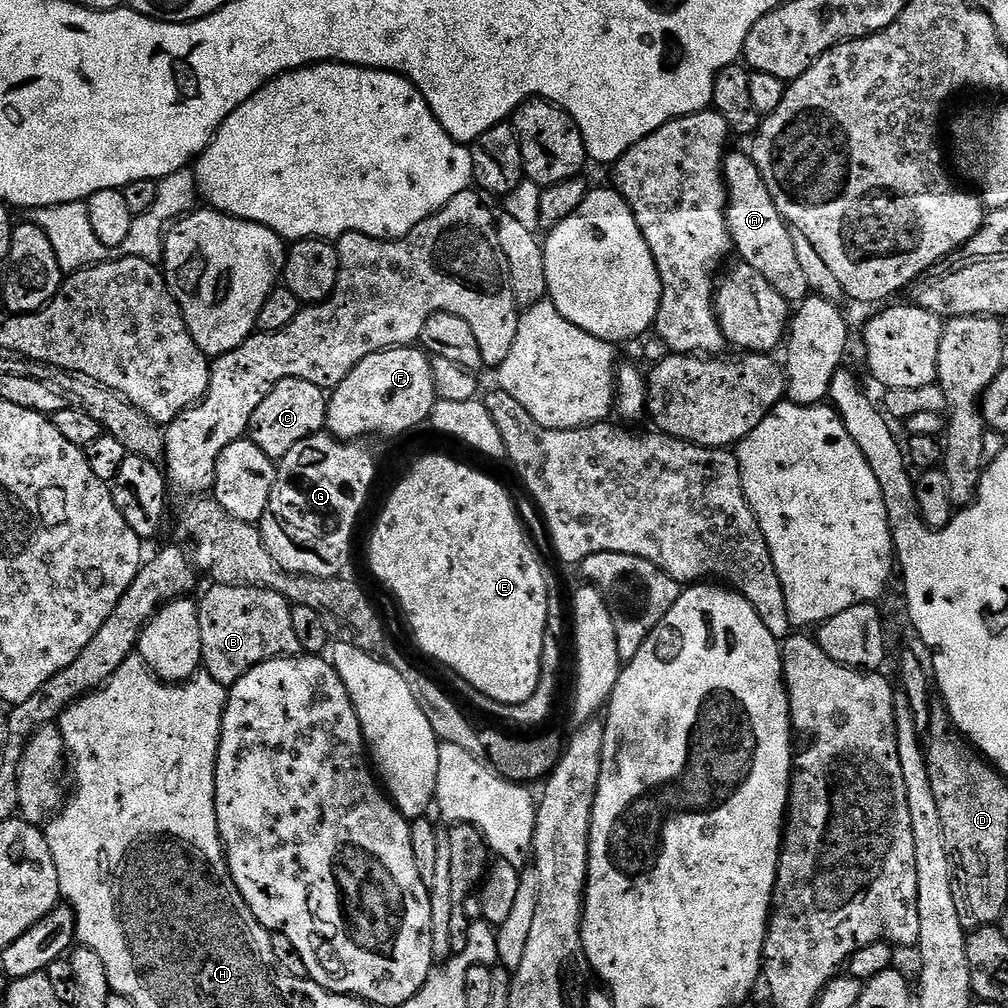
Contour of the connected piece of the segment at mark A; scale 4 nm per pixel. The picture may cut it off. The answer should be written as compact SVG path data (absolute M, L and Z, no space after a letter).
M729 151L724 157L724 182L728 186L728 229L732 235L735 251L740 252L743 263L754 266L782 298L790 302L805 300L810 295L806 277L802 275L802 266L798 254L794 254L794 242L790 226L782 218L770 190L747 151Z

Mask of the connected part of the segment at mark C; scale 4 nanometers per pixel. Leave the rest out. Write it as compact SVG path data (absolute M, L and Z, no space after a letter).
M290 378L278 382L274 390L262 398L262 406L258 406L258 410L254 410L254 418L250 418L247 439L252 440L262 454L278 462L290 454L298 442L325 431L327 422L328 396L325 389L314 386L314 382Z

